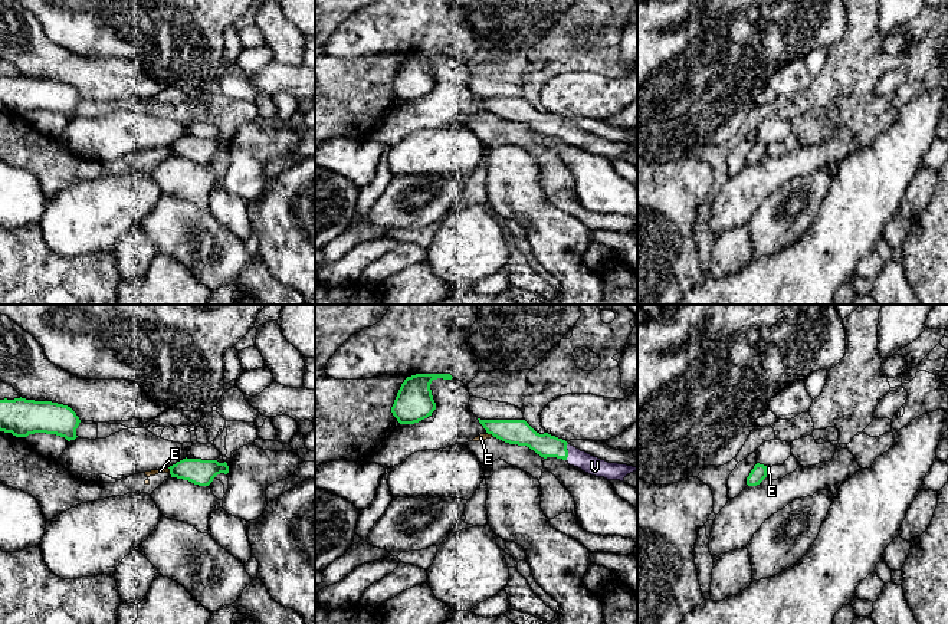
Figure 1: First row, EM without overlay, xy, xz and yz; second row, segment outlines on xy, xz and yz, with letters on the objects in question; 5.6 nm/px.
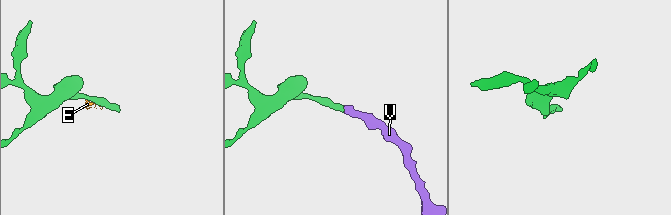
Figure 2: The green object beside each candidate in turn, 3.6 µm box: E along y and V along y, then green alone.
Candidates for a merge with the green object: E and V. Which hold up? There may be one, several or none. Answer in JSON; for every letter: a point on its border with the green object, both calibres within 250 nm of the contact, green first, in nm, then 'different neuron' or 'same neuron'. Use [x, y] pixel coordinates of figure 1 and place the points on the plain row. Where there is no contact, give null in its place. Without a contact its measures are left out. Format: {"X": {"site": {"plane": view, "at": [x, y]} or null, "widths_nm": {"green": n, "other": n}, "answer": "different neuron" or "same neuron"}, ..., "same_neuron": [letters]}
{"E": {"site": {"plane": "xz", "at": [491, 111]}, "widths_nm": {"green": 140, "other": 40}, "answer": "different neuron"}, "V": {"site": {"plane": "xz", "at": [567, 130]}, "widths_nm": {"green": 130, "other": 110}, "answer": "same neuron"}, "same_neuron": ["V"]}

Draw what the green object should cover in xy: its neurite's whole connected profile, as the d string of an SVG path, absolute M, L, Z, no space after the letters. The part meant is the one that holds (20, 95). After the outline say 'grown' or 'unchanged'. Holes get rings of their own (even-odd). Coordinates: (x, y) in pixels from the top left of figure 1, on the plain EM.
M26 76L0 78L0 109L16 115L35 111L56 112L68 119L75 118L81 98L63 82Z | unchanged

